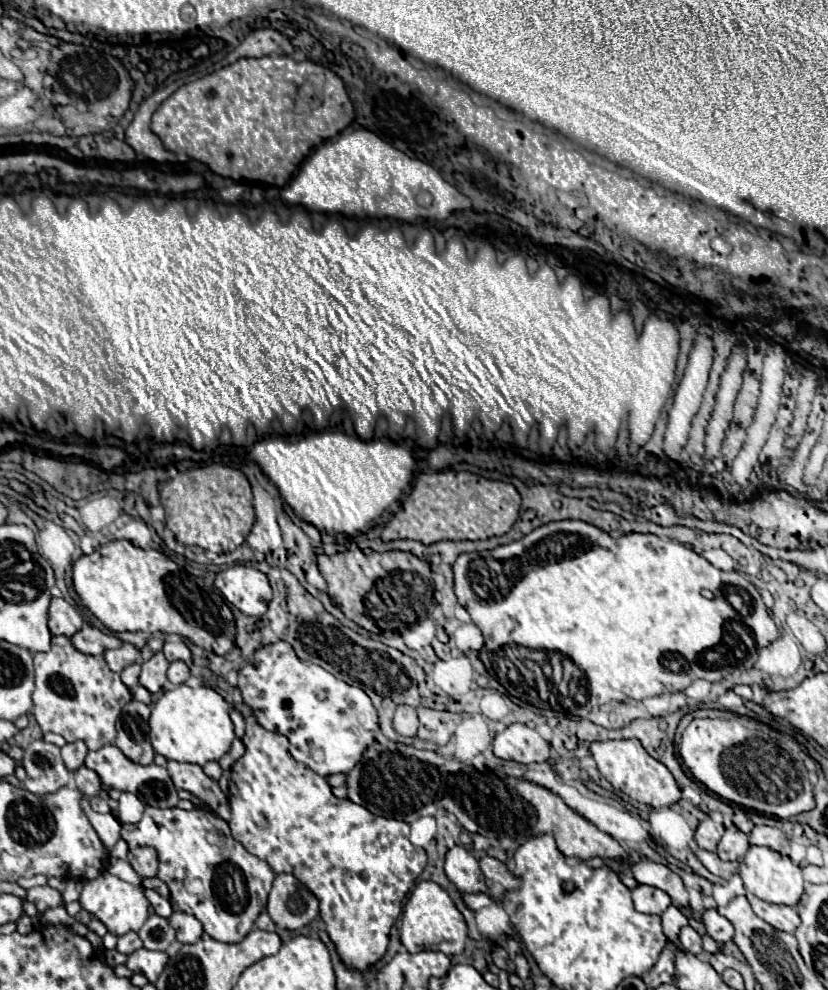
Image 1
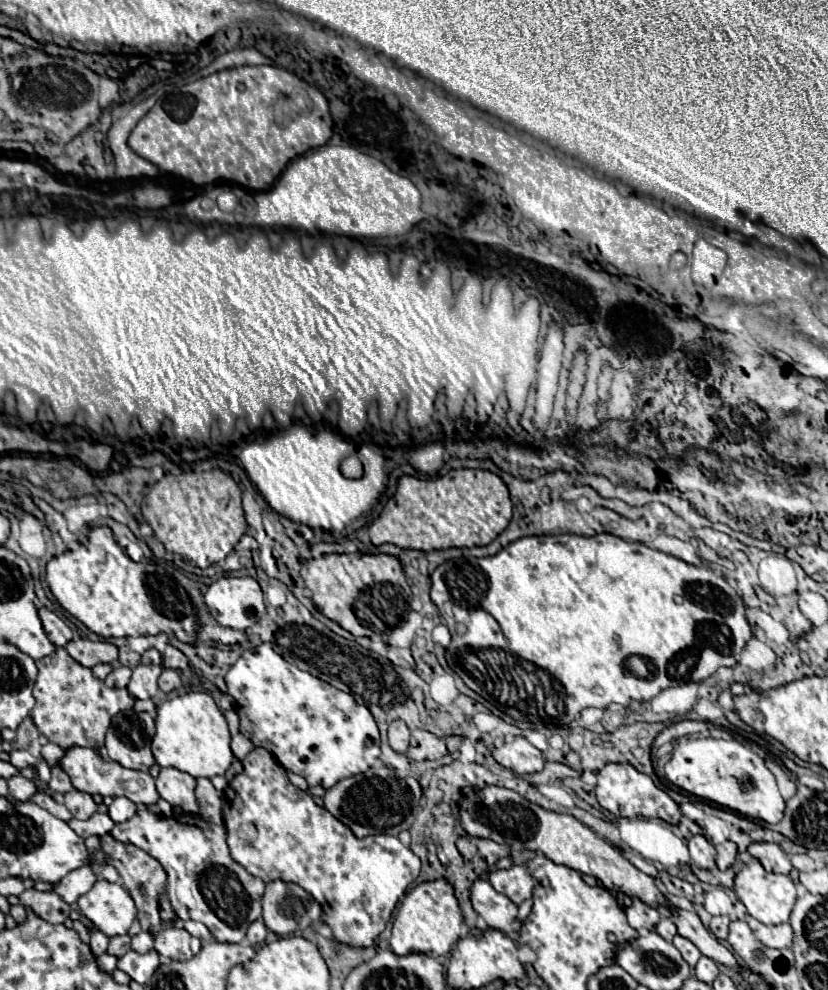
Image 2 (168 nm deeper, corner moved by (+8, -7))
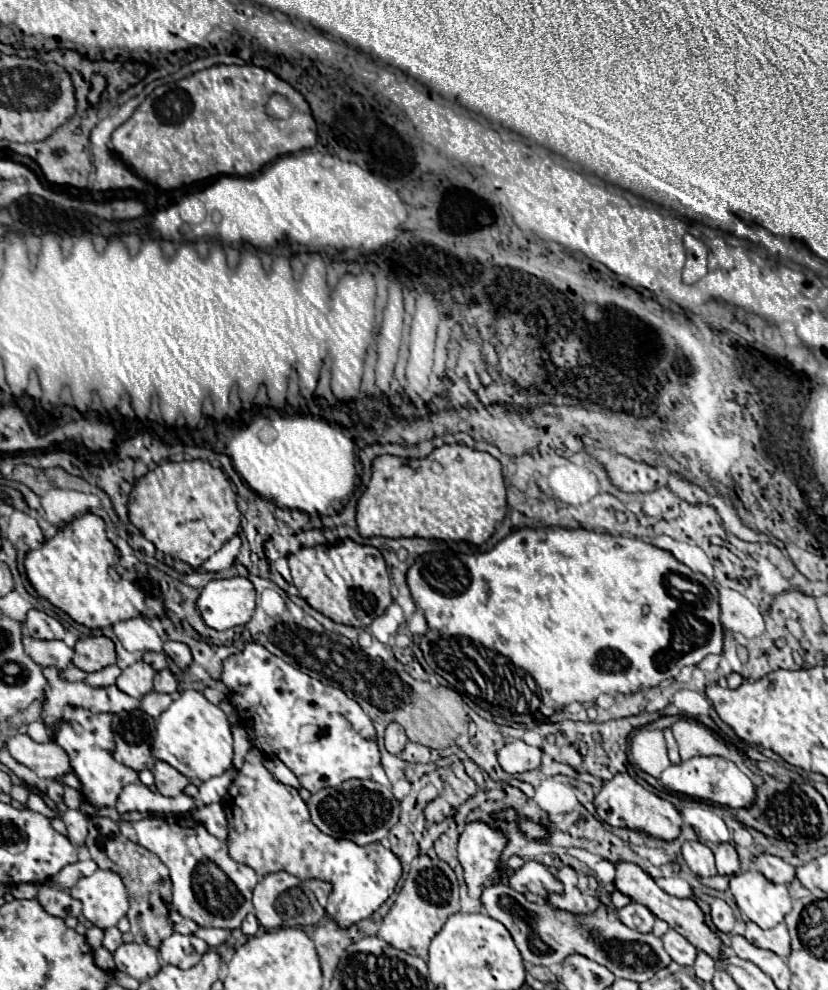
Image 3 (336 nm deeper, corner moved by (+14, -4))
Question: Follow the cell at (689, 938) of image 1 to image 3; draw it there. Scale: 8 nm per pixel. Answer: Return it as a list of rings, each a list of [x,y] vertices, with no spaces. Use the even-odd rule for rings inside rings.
[[[669,928],[669,930],[663,934],[663,944],[665,944],[667,954],[669,954],[677,964],[691,966],[691,964],[695,962],[697,948],[695,948],[685,936],[677,934],[673,928]]]

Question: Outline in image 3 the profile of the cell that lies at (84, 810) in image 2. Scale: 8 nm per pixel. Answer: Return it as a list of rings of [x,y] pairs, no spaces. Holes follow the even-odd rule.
[[[67,808],[67,812],[63,812],[61,820],[67,824],[67,830],[69,830],[69,840],[75,844],[75,846],[83,846],[85,838],[87,838],[87,822],[89,818],[79,812],[79,810],[71,810]]]

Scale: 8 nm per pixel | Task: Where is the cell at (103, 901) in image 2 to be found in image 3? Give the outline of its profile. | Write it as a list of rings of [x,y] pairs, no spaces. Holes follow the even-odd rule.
[[[97,870],[93,876],[81,878],[69,892],[83,904],[83,916],[101,930],[117,926],[129,910],[127,890],[111,870]]]

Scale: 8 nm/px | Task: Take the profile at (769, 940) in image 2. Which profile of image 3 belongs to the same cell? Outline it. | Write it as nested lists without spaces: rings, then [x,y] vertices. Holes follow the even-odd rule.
[[[747,922],[747,930],[745,930],[745,938],[755,944],[757,948],[767,948],[779,956],[787,956],[789,954],[789,932],[785,924],[777,924],[775,928],[763,930],[753,922]]]

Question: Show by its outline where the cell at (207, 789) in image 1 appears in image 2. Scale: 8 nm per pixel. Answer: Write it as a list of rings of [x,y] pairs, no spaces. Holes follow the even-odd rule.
[[[173,767],[161,769],[157,777],[157,791],[167,803],[183,807],[185,813],[199,811],[195,801],[195,779],[189,773],[183,773]]]

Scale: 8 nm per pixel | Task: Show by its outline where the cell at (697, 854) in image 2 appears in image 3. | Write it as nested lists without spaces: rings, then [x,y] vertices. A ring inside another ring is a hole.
[[[697,840],[695,842],[683,842],[681,852],[683,852],[683,858],[685,858],[685,862],[687,862],[687,866],[691,868],[693,874],[697,874],[697,876],[717,874],[713,852],[705,844],[701,844]]]

